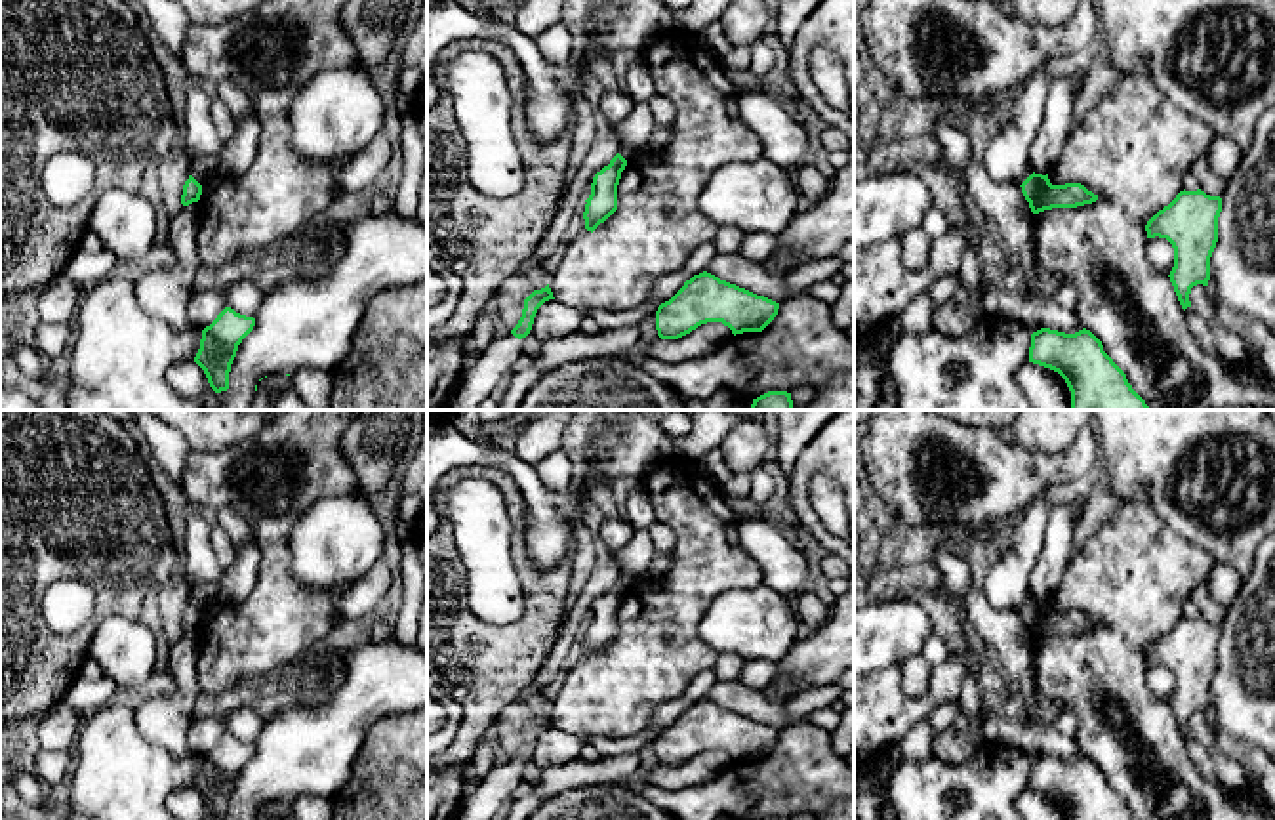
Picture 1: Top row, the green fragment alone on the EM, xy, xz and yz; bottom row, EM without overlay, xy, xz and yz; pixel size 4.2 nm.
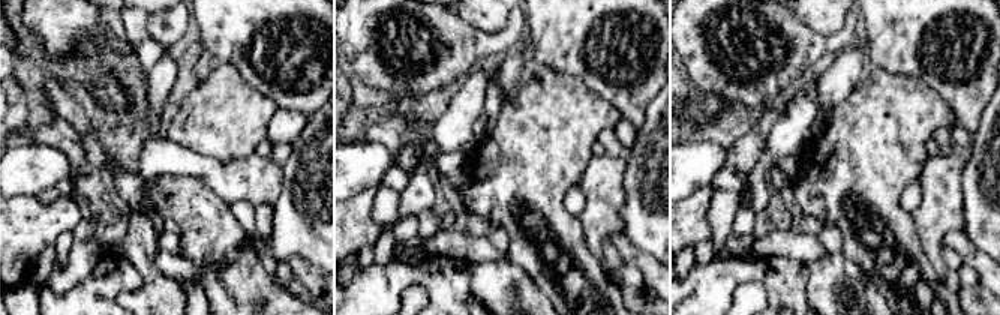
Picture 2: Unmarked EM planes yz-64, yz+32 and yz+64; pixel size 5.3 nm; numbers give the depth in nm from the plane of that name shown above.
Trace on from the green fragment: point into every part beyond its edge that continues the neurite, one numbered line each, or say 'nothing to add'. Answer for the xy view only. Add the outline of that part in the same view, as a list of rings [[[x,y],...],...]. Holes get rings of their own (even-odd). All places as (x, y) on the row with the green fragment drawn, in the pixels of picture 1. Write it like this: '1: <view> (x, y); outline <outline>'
nothing to add

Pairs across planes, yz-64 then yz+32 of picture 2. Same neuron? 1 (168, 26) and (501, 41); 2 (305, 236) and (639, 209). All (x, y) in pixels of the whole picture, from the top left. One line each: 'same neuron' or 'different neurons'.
1: same neuron
2: same neuron

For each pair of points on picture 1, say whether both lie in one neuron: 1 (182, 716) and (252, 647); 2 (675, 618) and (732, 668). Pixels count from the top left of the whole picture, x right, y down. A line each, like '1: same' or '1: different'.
1: different
2: different

